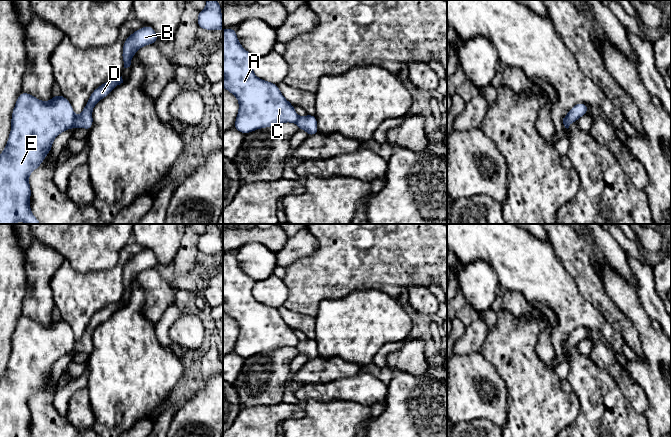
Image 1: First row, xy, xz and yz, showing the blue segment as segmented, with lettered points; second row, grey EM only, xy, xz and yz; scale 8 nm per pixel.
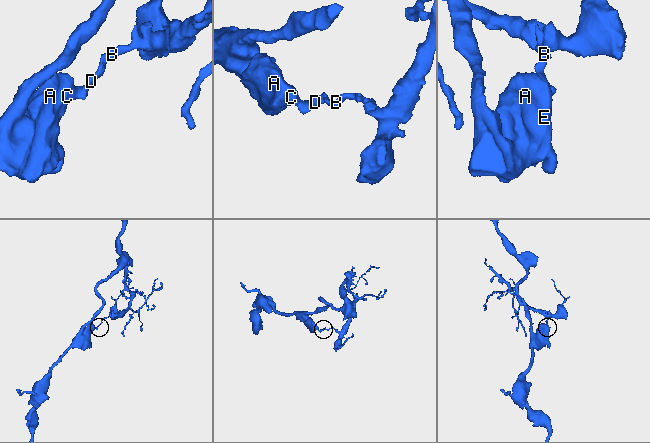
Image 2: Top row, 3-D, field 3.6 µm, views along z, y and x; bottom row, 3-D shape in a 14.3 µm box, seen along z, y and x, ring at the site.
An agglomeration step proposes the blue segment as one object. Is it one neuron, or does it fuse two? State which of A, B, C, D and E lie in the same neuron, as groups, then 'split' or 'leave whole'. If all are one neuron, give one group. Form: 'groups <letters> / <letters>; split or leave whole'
groups A C E / B D; split

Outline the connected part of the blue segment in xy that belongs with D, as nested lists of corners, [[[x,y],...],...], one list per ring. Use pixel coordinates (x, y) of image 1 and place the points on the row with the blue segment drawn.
[[[122,76],[117,79],[109,80],[98,86],[90,95],[82,113],[74,118],[74,128],[85,128],[90,130],[93,125],[92,111],[94,106],[103,98],[107,97],[111,91],[123,83]]]

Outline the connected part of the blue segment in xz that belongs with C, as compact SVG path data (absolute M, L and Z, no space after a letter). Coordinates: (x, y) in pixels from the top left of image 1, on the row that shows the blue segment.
M223 29L223 87L232 93L239 103L233 128L246 135L276 124L296 123L299 116L294 106L285 99L277 84L262 80L254 74L252 70L254 60L255 56L241 46L235 29Z

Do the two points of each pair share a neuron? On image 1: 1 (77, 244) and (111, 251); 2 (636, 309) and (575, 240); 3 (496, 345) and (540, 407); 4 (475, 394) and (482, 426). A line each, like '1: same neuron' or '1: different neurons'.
1: same neuron
2: different neurons
3: same neuron
4: different neurons

